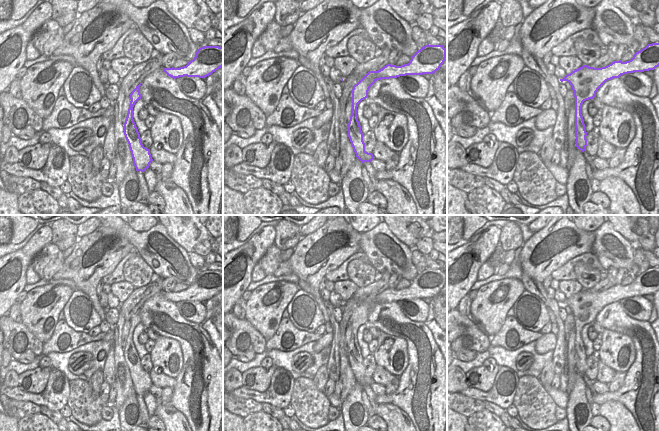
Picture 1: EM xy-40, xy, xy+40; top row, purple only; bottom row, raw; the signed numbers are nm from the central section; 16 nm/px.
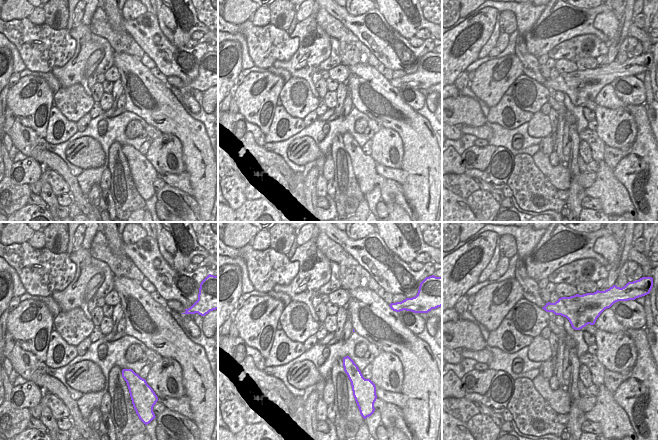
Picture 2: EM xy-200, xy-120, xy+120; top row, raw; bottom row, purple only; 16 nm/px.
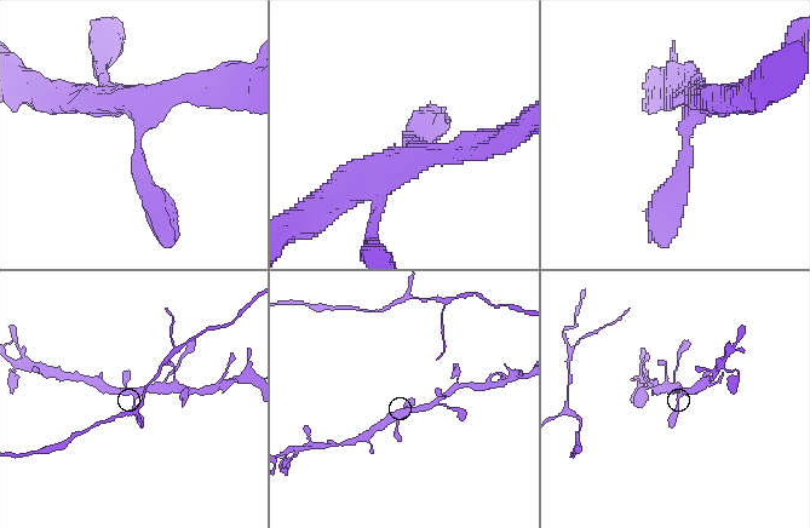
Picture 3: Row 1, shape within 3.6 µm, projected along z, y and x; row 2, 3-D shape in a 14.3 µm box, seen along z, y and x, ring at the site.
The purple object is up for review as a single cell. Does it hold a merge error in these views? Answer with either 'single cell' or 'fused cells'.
single cell

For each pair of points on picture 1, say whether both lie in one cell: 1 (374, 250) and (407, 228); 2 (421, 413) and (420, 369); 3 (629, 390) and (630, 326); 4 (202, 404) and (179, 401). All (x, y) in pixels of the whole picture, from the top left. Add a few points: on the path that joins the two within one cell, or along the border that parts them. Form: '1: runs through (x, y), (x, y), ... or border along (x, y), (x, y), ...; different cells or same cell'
1: border along (387, 225), (411, 249); different cells
2: runs through (421, 402), (421, 380); same cell
3: runs through (639, 374), (640, 344), (638, 342); same cell
4: runs through (201, 396), (199, 394), (187, 398); same cell

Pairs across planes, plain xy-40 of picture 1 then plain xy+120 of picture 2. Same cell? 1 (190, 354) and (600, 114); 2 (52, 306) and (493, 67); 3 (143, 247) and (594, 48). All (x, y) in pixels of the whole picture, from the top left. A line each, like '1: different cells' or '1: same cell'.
1: different cells
2: same cell
3: different cells

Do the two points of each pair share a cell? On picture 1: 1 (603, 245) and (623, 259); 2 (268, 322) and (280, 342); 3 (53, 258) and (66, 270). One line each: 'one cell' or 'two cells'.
1: one cell
2: two cells
3: two cells

